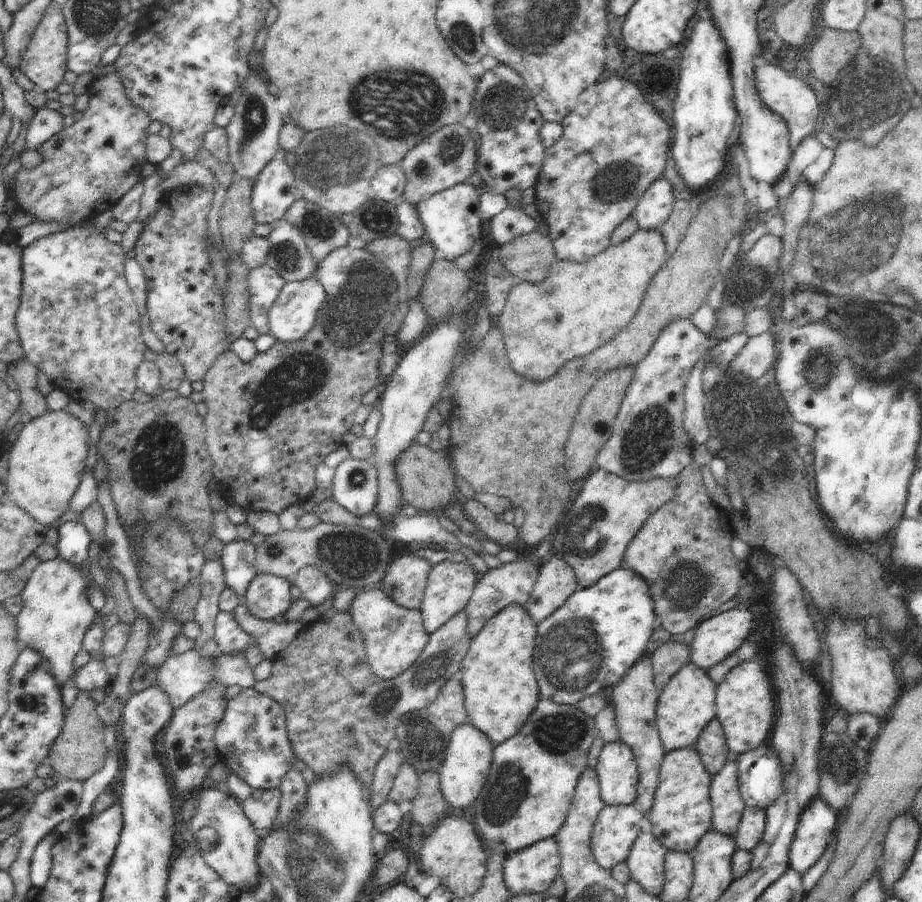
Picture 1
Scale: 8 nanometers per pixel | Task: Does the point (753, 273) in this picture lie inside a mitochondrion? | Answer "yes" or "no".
yes

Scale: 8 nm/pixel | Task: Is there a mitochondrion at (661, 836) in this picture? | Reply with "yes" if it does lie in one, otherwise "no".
no

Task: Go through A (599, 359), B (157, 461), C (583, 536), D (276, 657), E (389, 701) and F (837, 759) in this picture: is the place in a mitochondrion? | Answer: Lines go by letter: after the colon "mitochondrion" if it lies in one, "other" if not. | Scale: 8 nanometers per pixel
A: other
B: mitochondrion
C: mitochondrion
D: other
E: mitochondrion
F: mitochondrion

